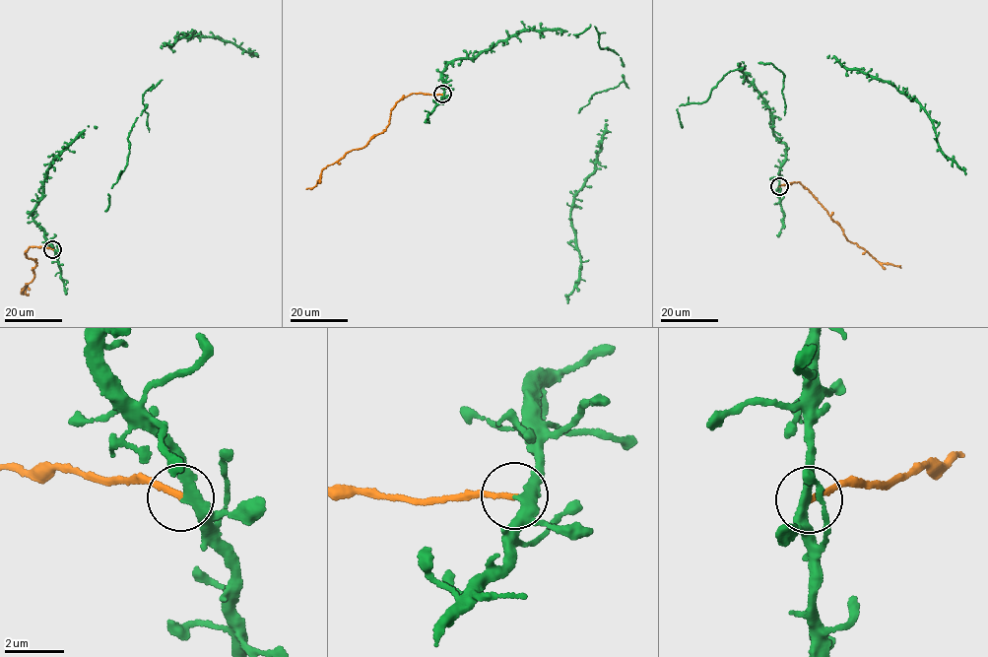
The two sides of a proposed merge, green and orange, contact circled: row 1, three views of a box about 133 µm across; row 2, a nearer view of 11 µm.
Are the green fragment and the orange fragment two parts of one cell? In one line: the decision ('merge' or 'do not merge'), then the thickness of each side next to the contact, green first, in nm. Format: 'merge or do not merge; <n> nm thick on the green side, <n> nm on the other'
do not merge; 280 nm thick on the green side, 190 nm on the other

